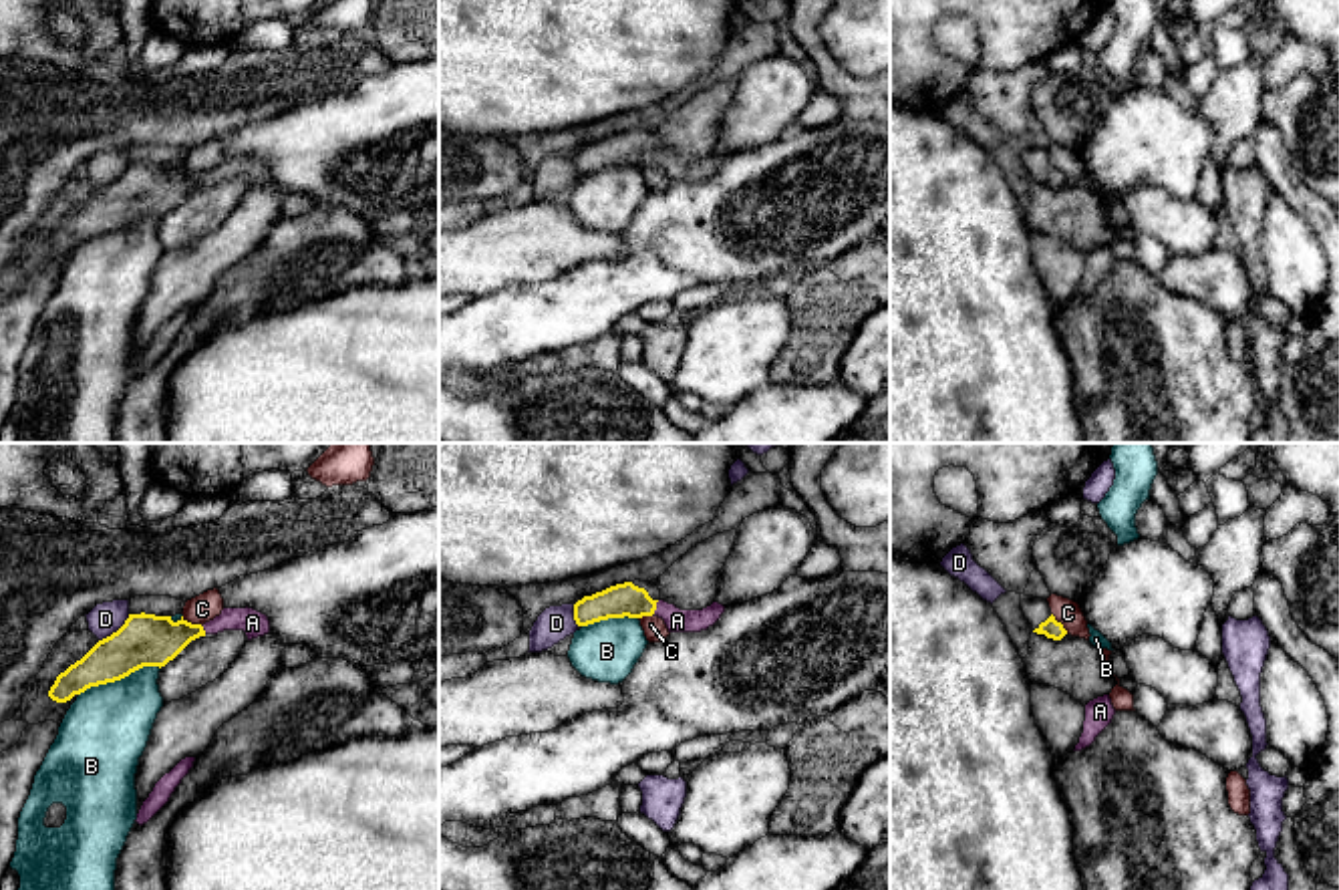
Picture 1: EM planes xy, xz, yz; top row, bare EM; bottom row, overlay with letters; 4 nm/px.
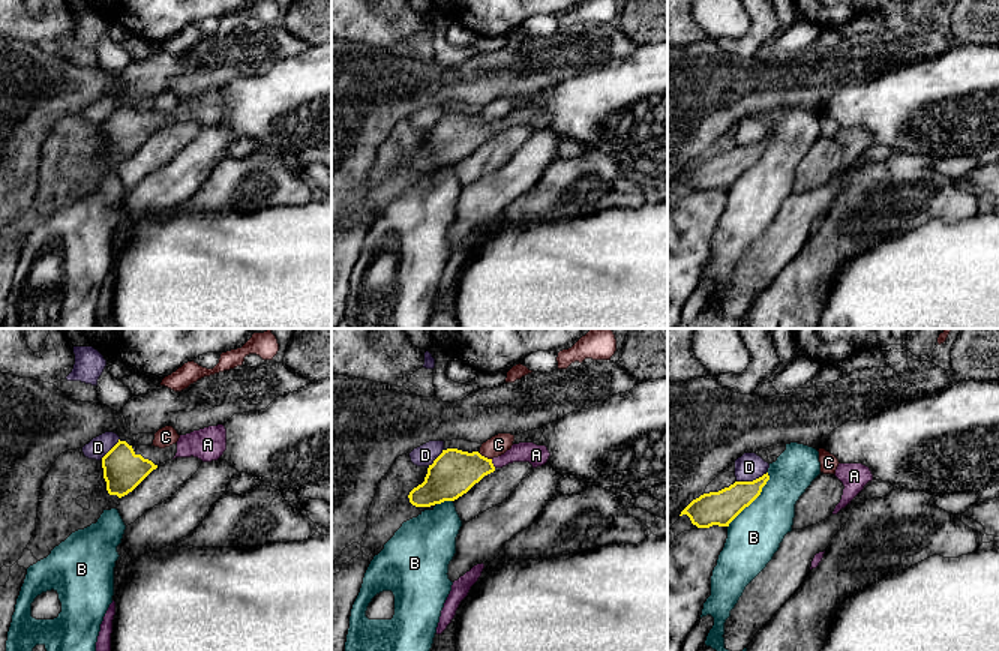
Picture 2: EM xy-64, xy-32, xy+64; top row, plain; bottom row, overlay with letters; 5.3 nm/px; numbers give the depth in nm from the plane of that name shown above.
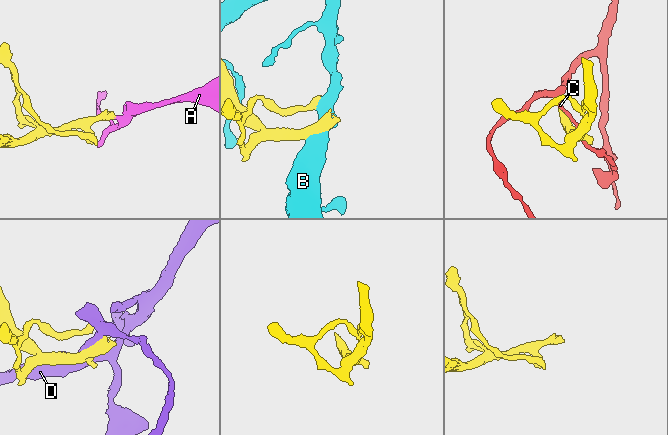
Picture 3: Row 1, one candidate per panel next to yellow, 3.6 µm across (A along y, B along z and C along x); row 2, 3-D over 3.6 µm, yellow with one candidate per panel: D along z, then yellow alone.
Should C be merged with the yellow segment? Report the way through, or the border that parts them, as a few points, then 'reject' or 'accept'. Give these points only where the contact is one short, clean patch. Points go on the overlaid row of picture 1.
border xy (182, 617), (202, 627); reject

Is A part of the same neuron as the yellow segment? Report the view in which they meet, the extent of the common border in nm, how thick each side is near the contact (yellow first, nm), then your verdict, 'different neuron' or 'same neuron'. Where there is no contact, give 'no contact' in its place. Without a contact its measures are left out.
contact in xz; length 60 nm; calibres 130 and 100 nm; same neuron

